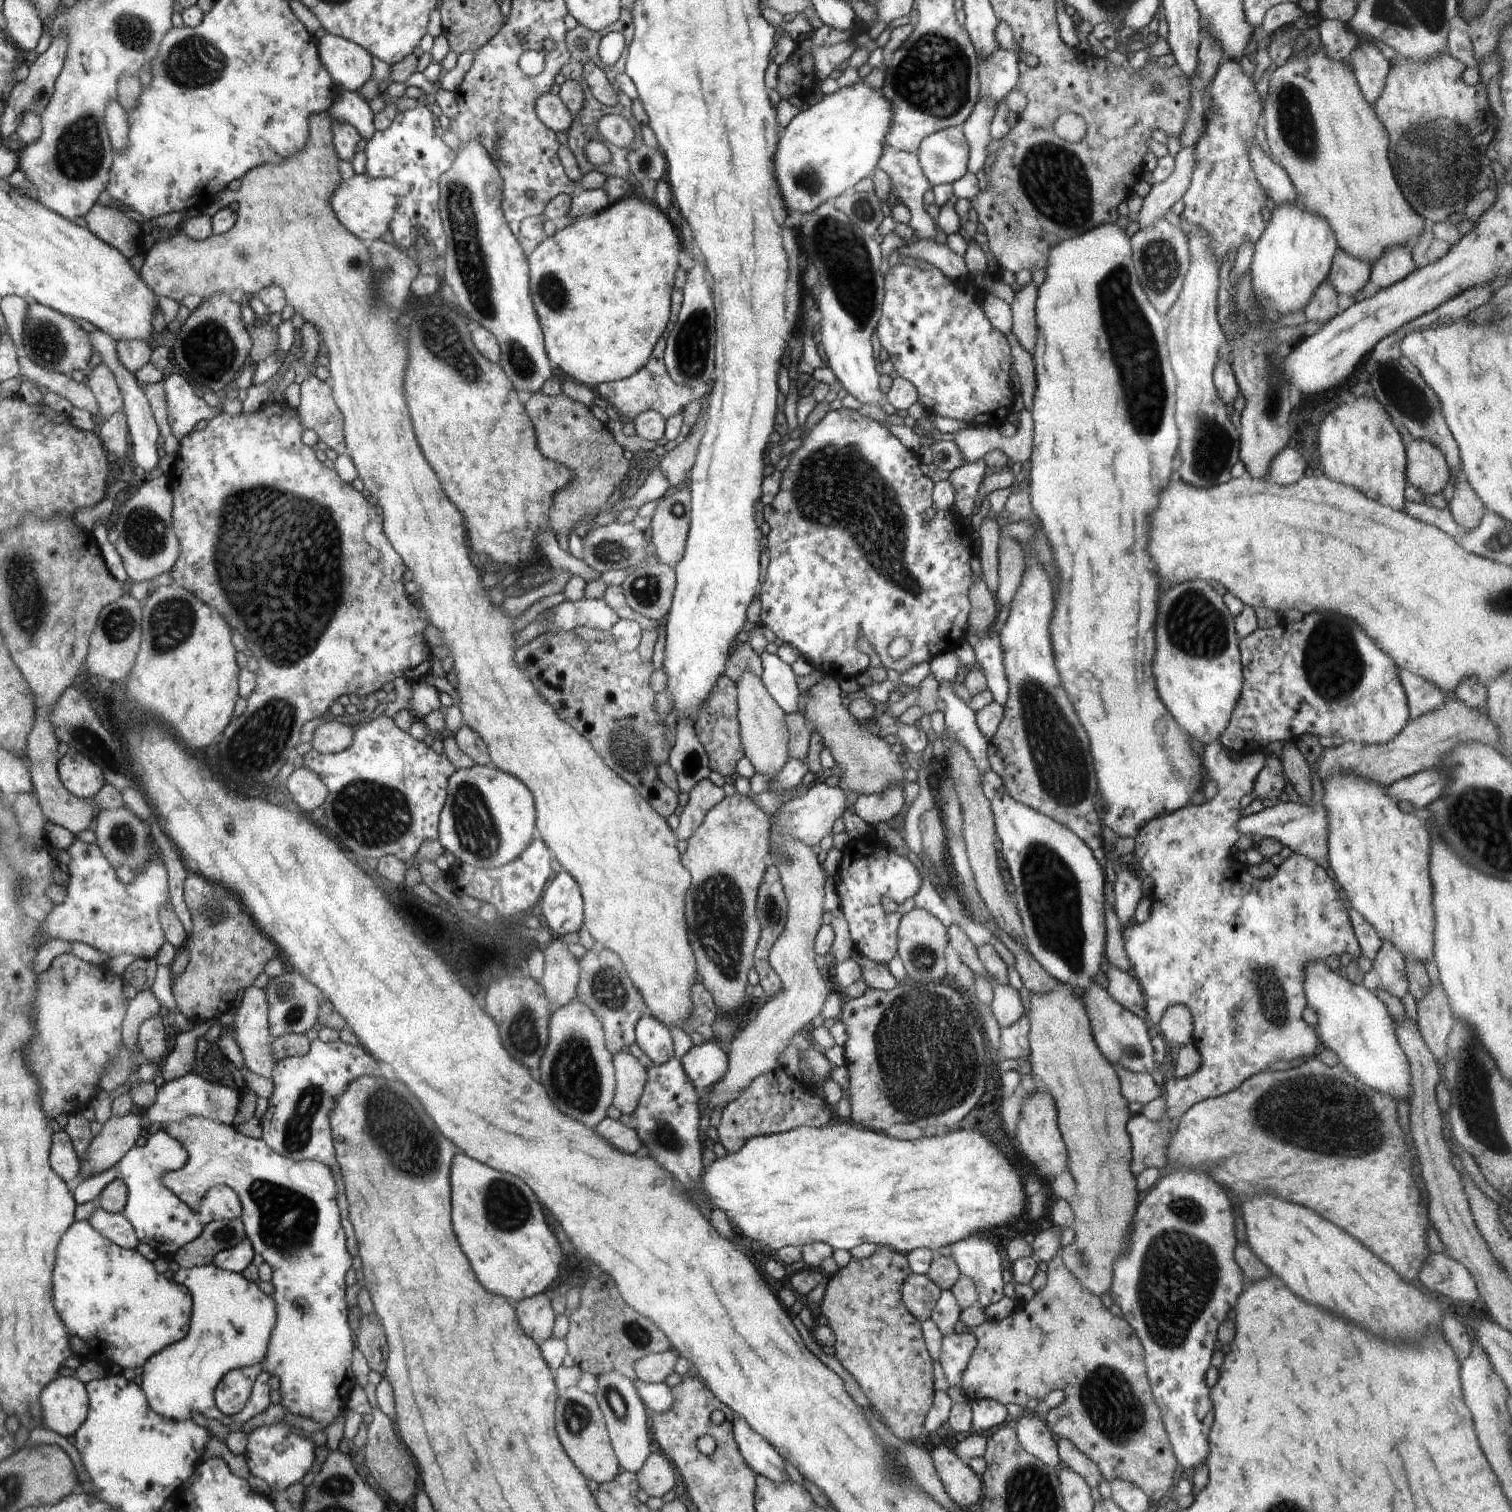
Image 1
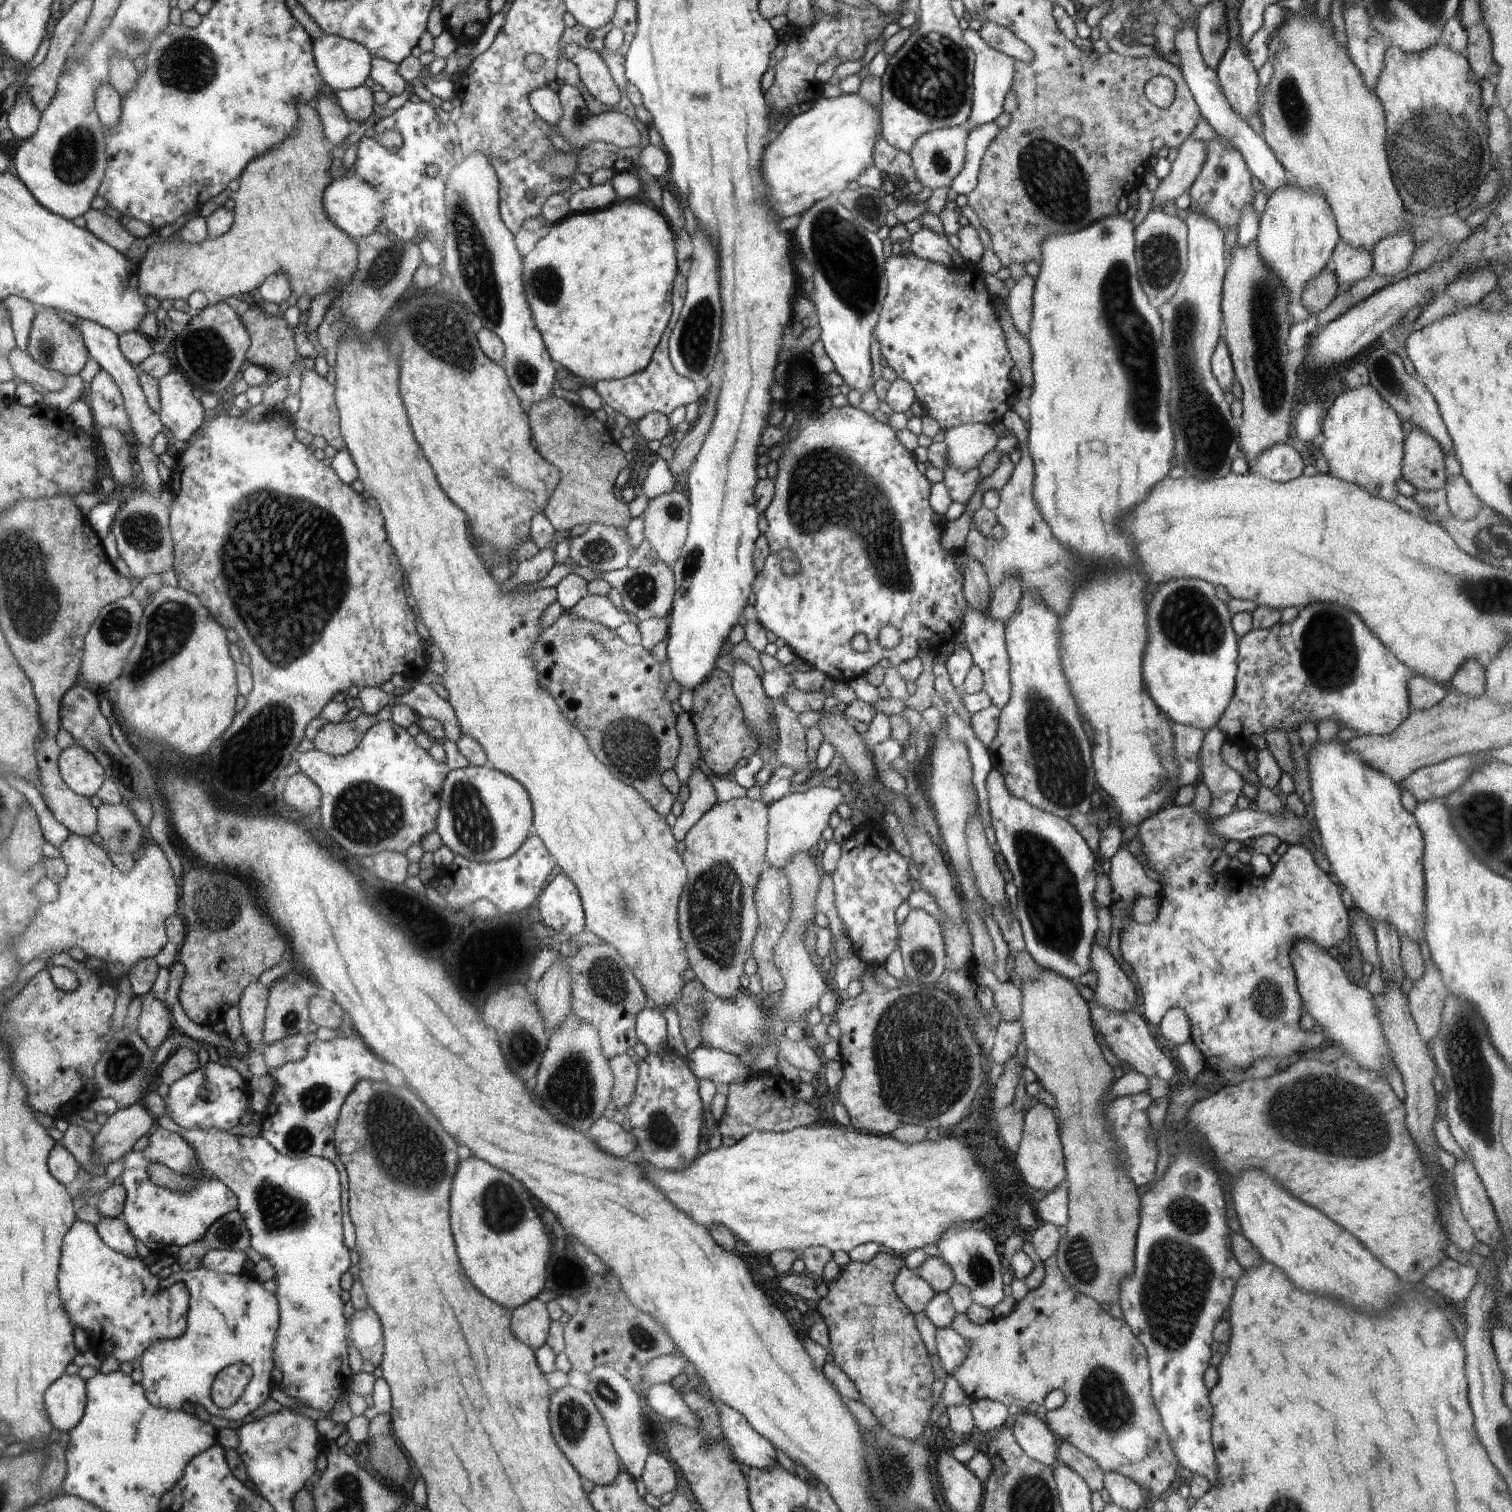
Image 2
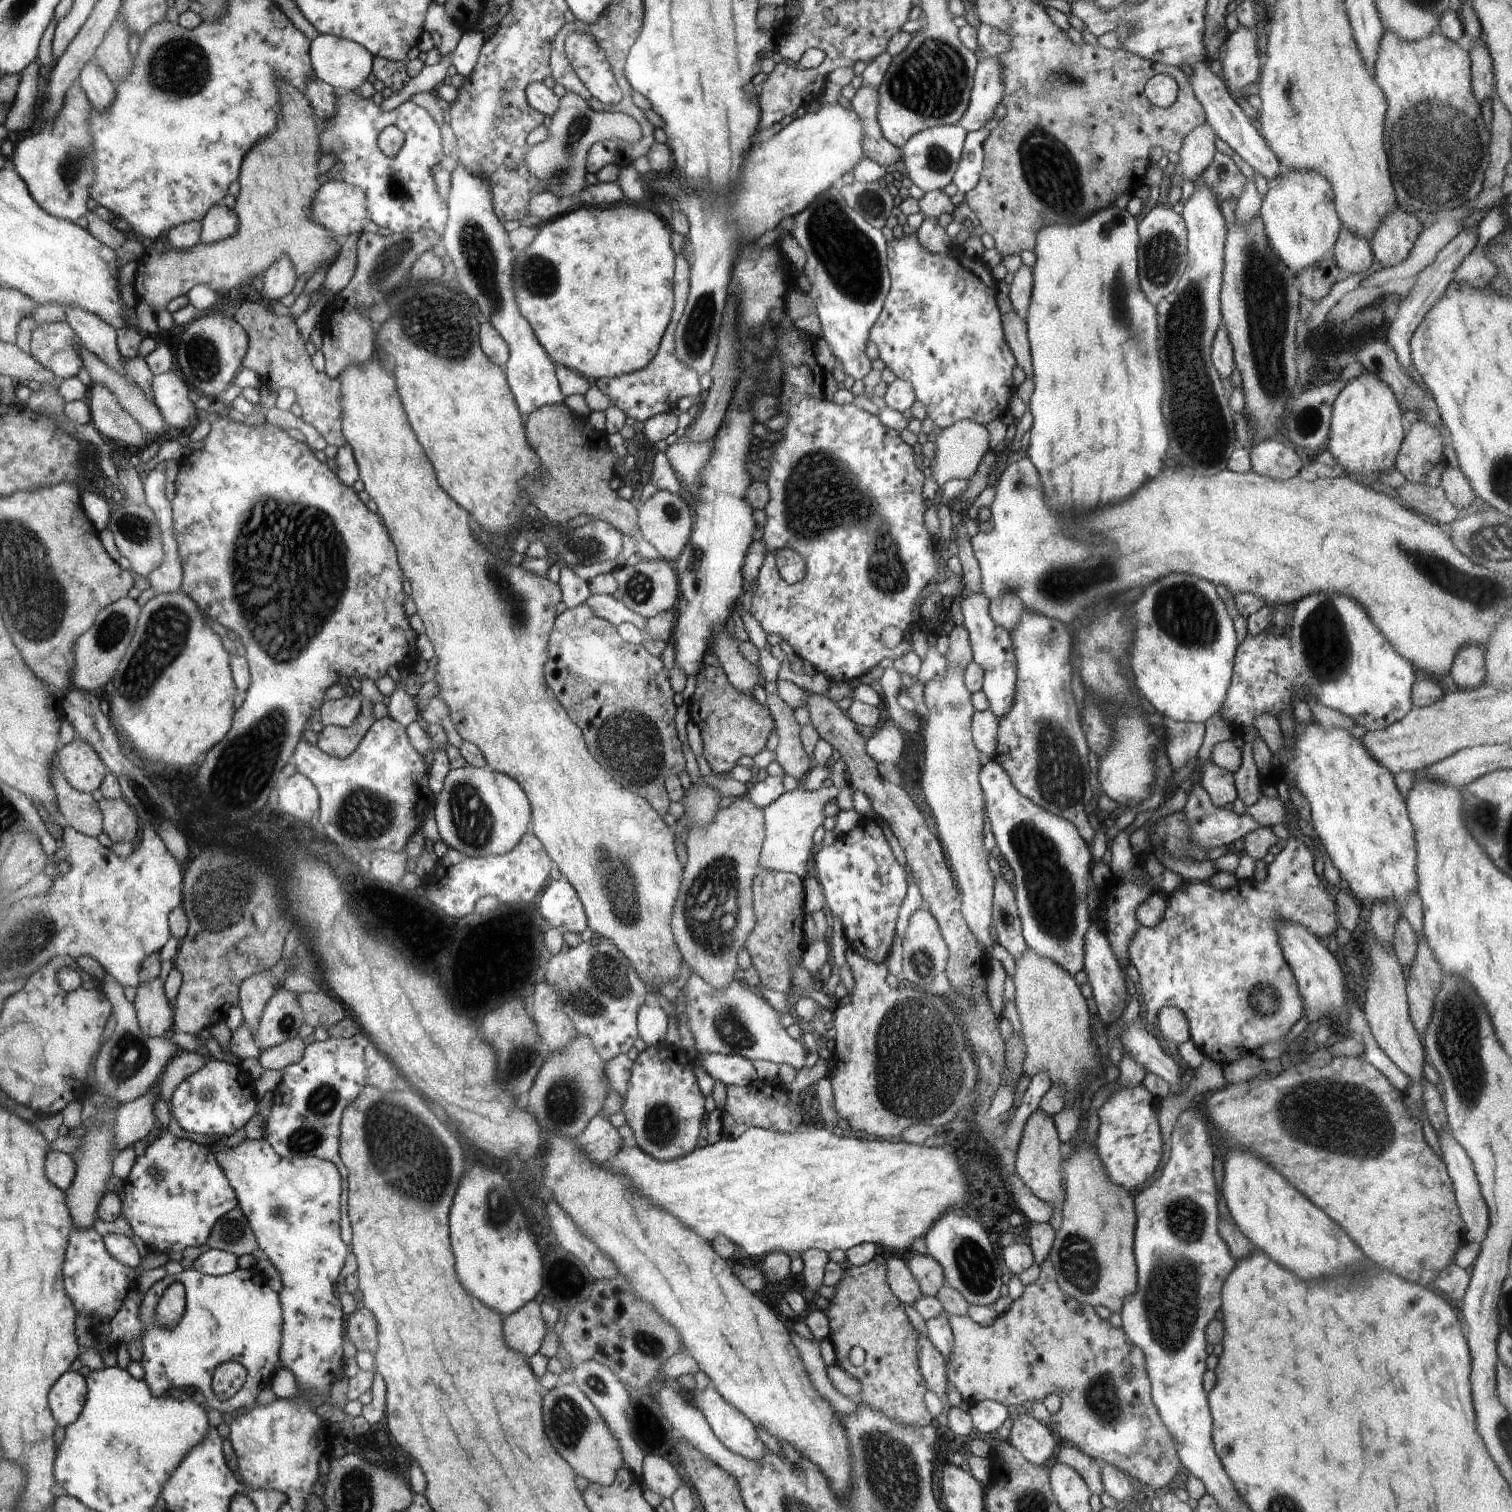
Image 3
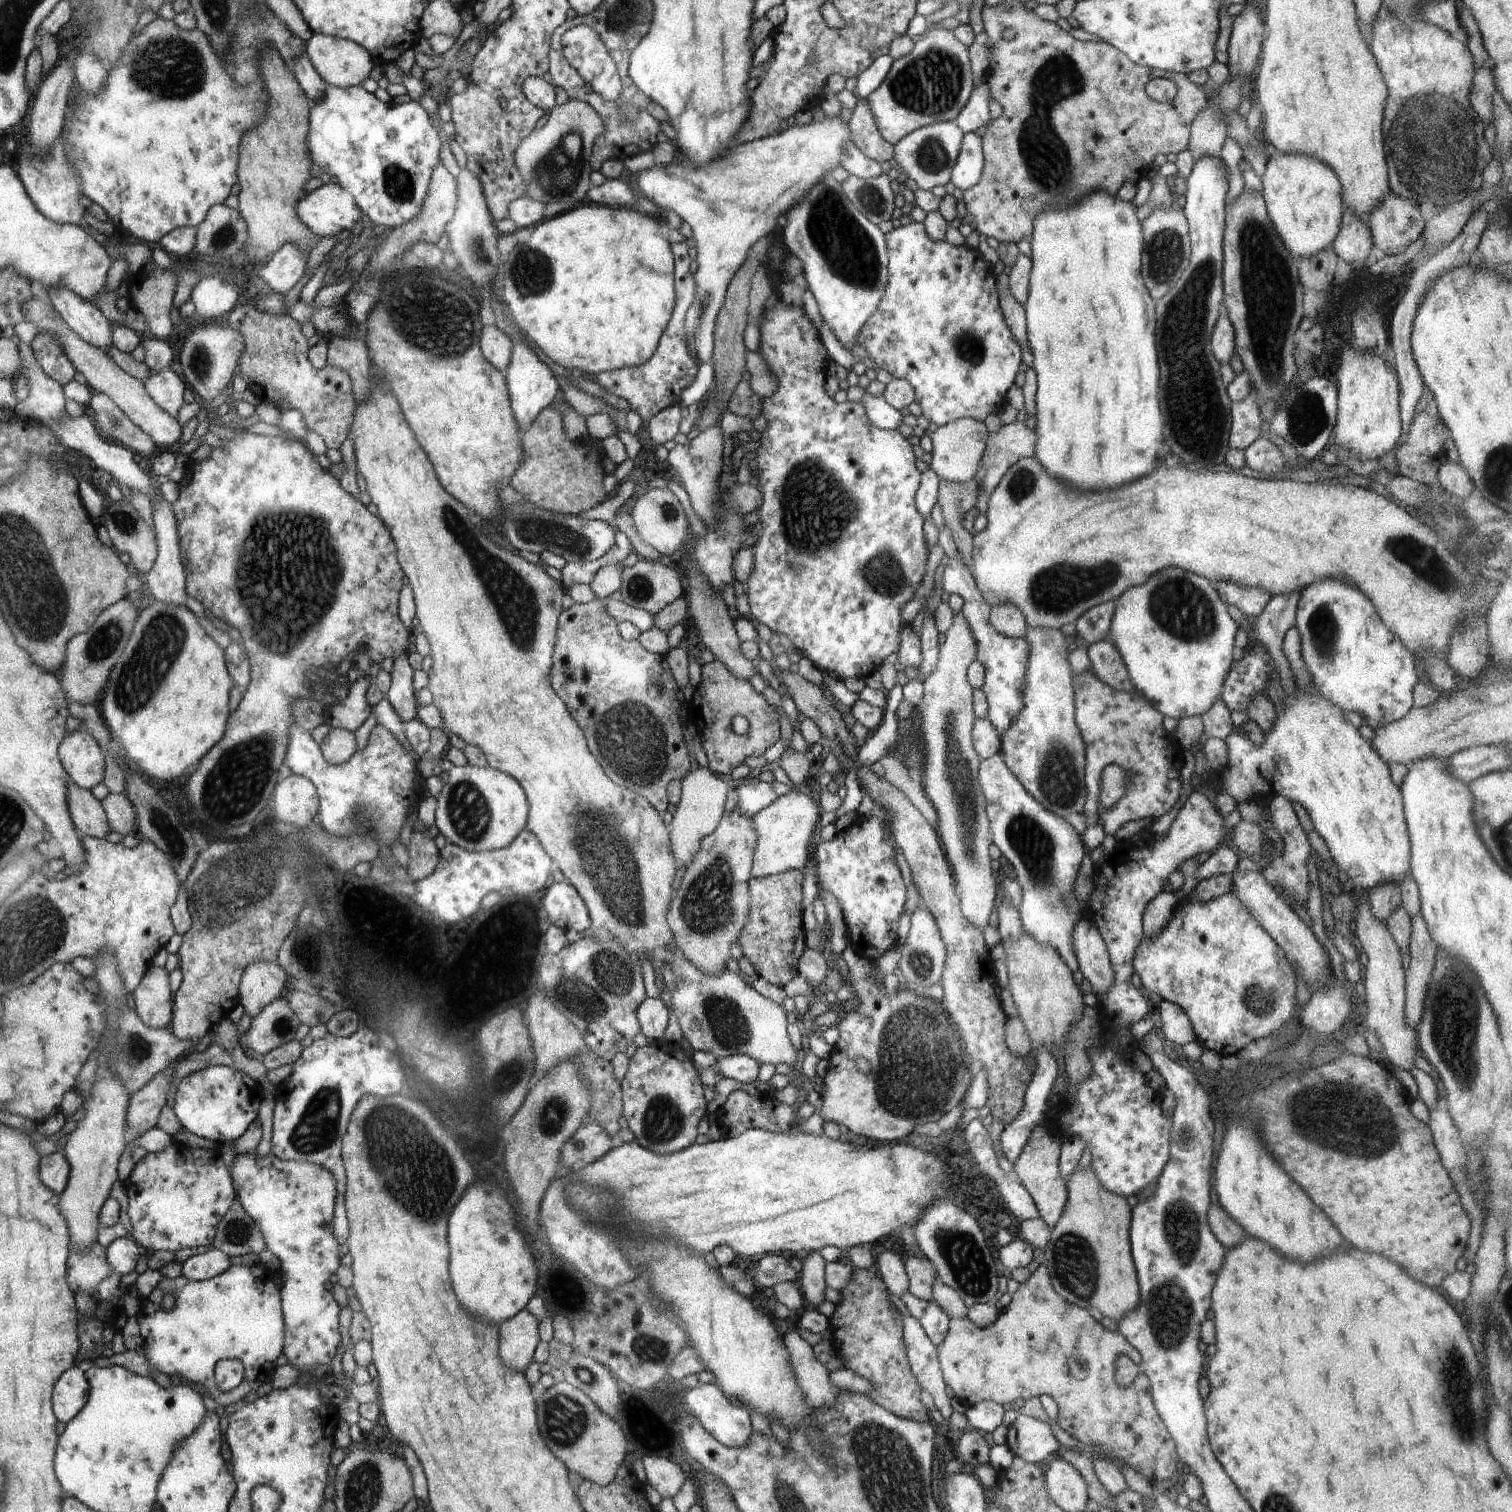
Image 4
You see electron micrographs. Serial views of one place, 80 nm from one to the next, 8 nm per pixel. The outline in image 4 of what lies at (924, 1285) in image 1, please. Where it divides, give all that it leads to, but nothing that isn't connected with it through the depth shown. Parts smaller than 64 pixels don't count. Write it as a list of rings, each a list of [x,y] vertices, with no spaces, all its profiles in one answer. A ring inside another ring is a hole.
[[[886,1250],[878,1251],[874,1257],[875,1265],[878,1266],[878,1272],[887,1287],[887,1292],[899,1303],[900,1297],[908,1292],[908,1276],[899,1256]]]

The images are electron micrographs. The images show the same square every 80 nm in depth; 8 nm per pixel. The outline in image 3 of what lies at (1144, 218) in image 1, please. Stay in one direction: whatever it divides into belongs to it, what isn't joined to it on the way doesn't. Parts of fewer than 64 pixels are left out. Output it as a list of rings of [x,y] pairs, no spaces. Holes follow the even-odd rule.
[[[1207,121],[1196,126],[1186,136],[1182,150],[1178,152],[1180,162],[1176,164],[1176,169],[1170,175],[1170,187],[1181,187],[1184,178],[1192,181],[1198,174],[1206,171],[1216,156],[1216,138],[1218,138],[1218,132],[1214,132],[1212,124]]]

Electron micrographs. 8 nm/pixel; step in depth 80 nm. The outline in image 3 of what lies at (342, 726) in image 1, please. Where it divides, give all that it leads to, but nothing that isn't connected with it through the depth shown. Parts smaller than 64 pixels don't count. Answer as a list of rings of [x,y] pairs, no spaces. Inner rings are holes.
[[[366,698],[361,699],[362,710],[356,718],[356,724],[346,729],[338,726],[326,726],[318,733],[317,748],[332,758],[346,759],[359,748],[368,728],[374,724],[373,703]]]

